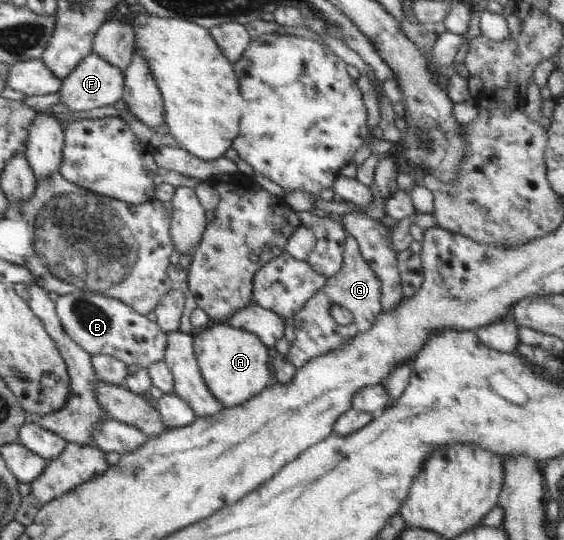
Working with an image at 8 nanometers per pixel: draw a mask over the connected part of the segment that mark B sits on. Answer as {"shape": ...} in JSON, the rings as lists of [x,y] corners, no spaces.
{"shape":[[[70,292],[59,294],[56,310],[65,332],[92,355],[112,355],[141,368],[166,359],[168,335],[164,329],[120,299],[97,292]]]}

